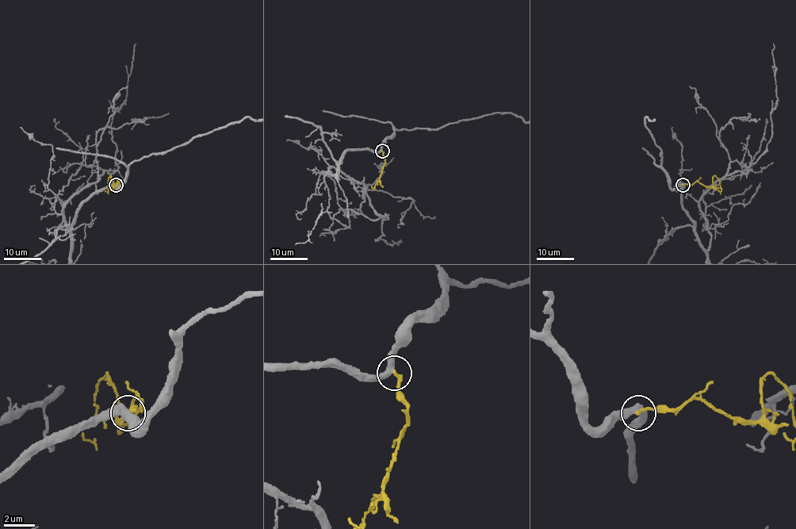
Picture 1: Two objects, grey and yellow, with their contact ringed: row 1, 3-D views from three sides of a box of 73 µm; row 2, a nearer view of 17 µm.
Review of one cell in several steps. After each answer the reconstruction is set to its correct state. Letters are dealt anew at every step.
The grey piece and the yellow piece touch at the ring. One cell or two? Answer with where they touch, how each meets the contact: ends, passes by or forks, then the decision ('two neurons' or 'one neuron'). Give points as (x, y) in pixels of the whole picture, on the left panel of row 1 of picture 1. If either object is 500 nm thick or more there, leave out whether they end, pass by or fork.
(116, 185) | grey passes by | yellow ends | two neurons

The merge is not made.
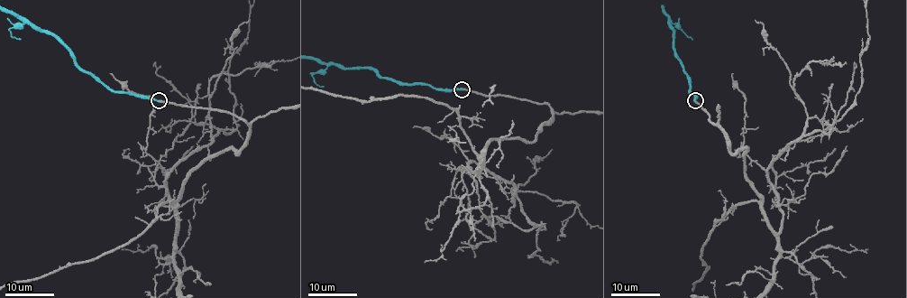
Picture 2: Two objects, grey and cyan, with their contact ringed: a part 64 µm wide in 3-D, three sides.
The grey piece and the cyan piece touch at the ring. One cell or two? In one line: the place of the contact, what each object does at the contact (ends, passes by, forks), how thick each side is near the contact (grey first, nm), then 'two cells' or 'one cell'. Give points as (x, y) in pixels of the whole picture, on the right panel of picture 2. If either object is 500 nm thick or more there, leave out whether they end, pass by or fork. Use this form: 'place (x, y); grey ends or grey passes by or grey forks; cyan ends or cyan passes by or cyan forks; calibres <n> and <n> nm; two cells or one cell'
place (695, 100); grey ends; cyan ends; calibres 320 and 200 nm; one cell

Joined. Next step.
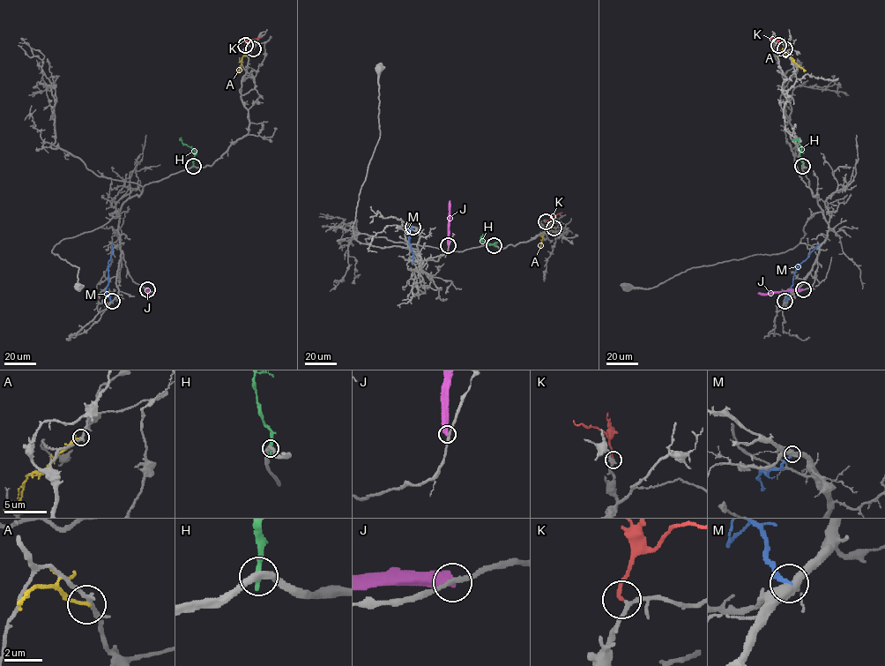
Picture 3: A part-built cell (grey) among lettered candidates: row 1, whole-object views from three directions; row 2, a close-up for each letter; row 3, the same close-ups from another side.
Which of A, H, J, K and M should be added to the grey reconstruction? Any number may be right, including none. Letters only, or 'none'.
K

